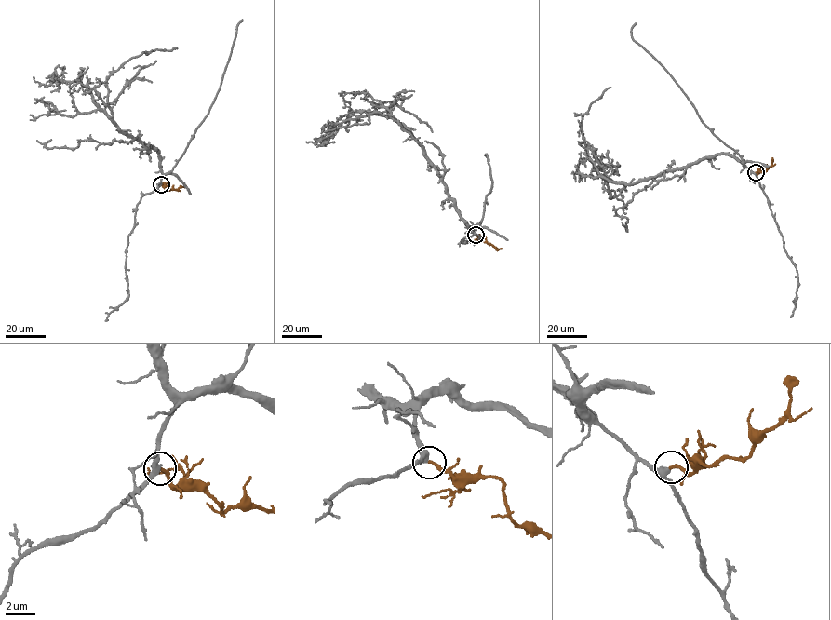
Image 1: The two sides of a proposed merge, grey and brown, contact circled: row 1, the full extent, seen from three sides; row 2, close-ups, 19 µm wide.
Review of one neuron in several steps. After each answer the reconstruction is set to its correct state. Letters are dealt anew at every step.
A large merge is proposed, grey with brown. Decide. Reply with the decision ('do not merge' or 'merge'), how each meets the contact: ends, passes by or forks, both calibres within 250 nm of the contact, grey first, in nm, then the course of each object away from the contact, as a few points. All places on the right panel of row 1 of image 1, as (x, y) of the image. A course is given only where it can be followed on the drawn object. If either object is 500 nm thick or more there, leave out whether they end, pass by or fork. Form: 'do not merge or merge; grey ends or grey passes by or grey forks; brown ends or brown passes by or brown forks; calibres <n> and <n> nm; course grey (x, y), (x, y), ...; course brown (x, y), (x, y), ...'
merge; grey passes by; brown ends; calibres 360 and 220 nm; course grey (756, 172), (735, 158), (719, 154), (627, 185), (600, 175), (587, 154), (580, 127), (592, 102), (610, 87); course brown (756, 172), (765, 171), (771, 165), (772, 157)

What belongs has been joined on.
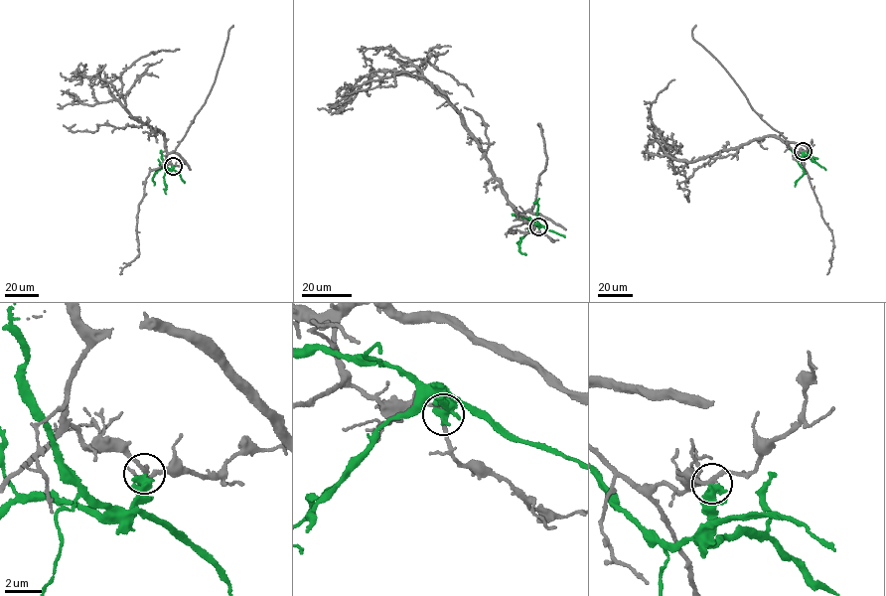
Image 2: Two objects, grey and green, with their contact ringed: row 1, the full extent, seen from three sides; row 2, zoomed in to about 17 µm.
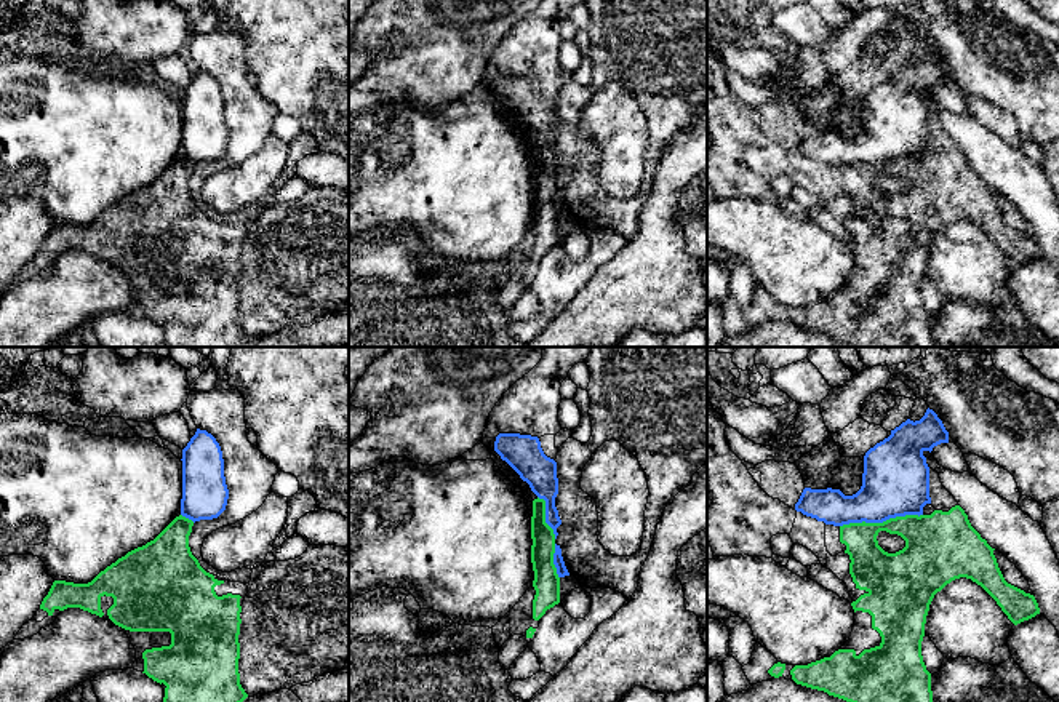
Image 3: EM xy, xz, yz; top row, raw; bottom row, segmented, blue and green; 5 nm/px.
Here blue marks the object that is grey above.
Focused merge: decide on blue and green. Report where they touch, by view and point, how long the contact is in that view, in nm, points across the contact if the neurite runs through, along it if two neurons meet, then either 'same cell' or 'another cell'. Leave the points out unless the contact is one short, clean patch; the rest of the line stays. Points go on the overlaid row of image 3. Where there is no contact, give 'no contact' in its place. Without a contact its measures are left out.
contact yz (880, 522); length 420 nm; border yz (922, 514), (896, 515), (882, 522), (850, 522), (840, 526); another cell

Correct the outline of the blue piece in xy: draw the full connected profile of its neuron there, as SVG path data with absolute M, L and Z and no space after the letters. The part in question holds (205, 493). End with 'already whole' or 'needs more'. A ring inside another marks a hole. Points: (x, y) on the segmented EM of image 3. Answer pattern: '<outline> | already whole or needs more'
M197 429L182 449L181 515L195 521L218 518L227 505L222 451L216 438Z | already whole

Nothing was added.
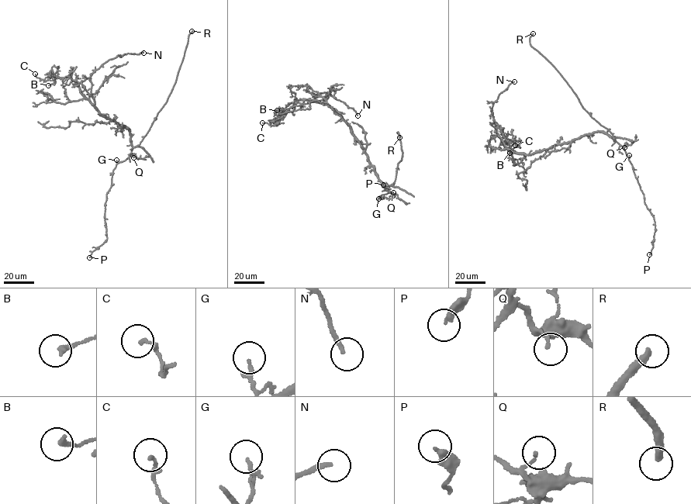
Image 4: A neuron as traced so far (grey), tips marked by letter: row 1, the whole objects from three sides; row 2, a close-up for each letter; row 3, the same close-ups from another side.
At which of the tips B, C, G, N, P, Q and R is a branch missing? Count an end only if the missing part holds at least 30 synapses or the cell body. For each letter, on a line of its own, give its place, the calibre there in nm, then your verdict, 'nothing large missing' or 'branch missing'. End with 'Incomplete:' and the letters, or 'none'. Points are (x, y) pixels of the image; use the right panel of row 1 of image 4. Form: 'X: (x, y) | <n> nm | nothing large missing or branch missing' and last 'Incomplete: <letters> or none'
B: (509, 153) | 240 nm | nothing large missing
C: (515, 145) | 160 nm | nothing large missing
G: (629, 155) | 170 nm | nothing large missing
N: (514, 81) | 190 nm | nothing large missing
P: (649, 254) | 300 nm | nothing large missing
Q: (624, 147) | 110 nm | nothing large missing
R: (533, 33) | 320 nm | branch missing
Incomplete: R

